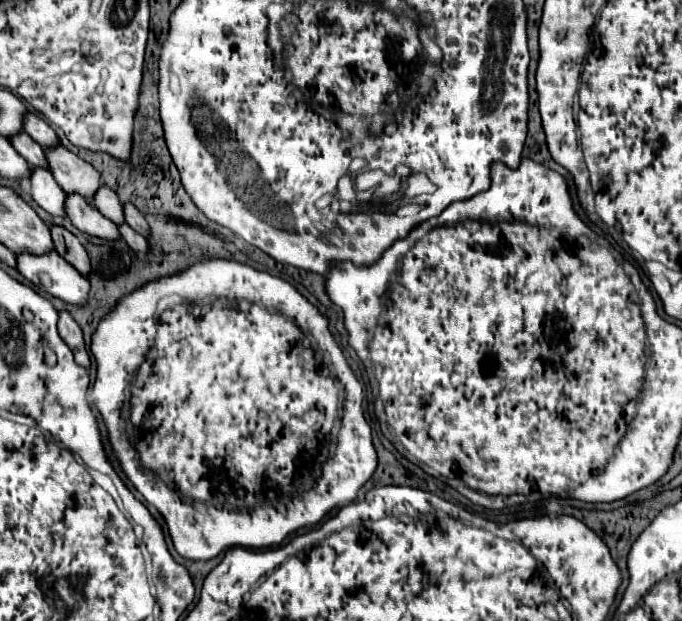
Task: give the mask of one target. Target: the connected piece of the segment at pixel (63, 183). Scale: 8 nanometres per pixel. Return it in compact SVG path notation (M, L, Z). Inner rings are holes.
M63 145L45 147L43 151L59 187L65 193L81 193L91 203L93 193L101 185L101 177L97 175L97 171Z

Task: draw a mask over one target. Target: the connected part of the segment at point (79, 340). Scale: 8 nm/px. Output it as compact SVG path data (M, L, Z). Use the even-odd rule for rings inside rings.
M59 311L59 335L63 337L63 341L75 353L75 361L89 369L89 355L85 351L85 341L83 341L81 327L75 323L75 319L71 317L69 311Z

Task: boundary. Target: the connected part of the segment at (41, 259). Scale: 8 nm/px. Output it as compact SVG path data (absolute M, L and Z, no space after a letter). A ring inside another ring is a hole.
M55 249L43 255L21 251L15 255L15 259L19 273L45 293L59 297L67 303L85 303L85 295L89 293L89 281Z

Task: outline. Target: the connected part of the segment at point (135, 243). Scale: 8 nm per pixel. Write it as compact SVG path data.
M119 225L119 233L121 233L121 239L133 249L133 251L147 251L147 241L143 235L139 235L137 231L133 231L129 225Z

